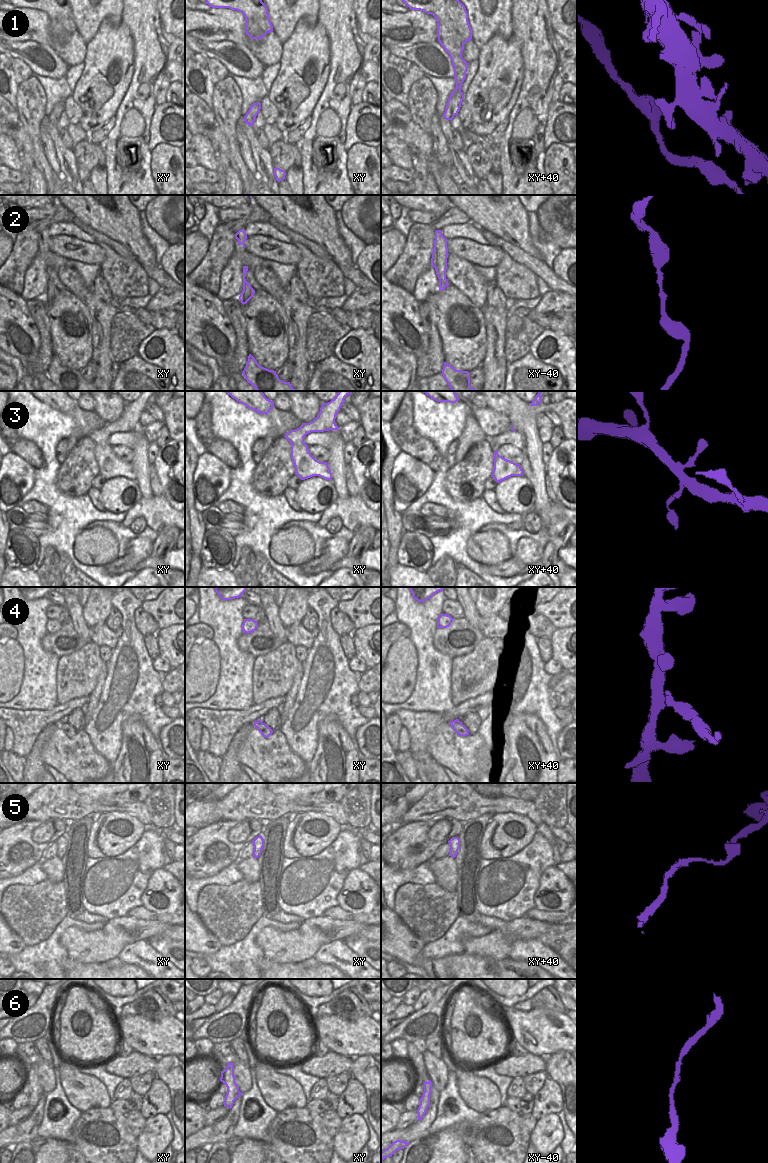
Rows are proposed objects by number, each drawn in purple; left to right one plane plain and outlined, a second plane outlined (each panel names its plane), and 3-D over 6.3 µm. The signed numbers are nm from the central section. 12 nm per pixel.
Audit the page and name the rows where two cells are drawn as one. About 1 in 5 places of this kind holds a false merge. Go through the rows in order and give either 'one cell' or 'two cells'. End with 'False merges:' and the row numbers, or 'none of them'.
1: one cell
2: one cell
3: one cell
4: one cell
5: one cell
6: one cell
False merges: none of them

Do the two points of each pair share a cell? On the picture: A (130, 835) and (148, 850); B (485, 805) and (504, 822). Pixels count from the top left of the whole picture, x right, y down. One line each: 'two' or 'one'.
A: two
B: two

